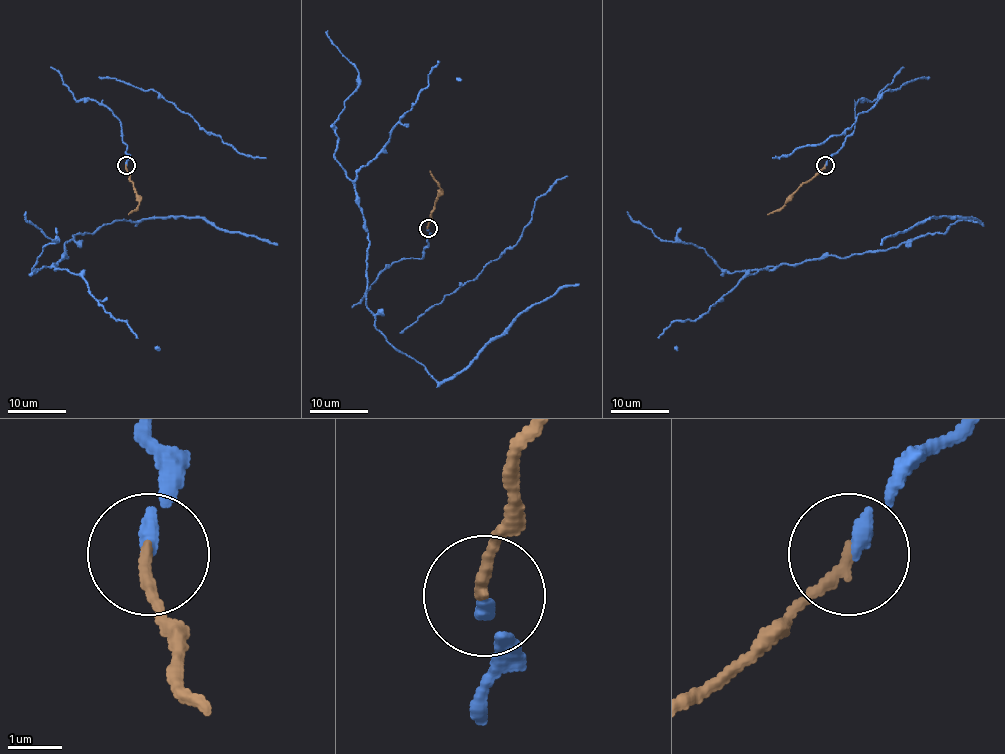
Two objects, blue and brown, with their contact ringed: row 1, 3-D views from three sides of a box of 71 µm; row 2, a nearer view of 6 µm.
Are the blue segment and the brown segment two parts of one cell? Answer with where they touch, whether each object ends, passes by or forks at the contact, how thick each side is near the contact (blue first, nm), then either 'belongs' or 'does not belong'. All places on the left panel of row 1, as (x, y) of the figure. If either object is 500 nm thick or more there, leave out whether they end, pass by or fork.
place (126, 165); blue ends; brown ends; calibres 280 and 240 nm; belongs

